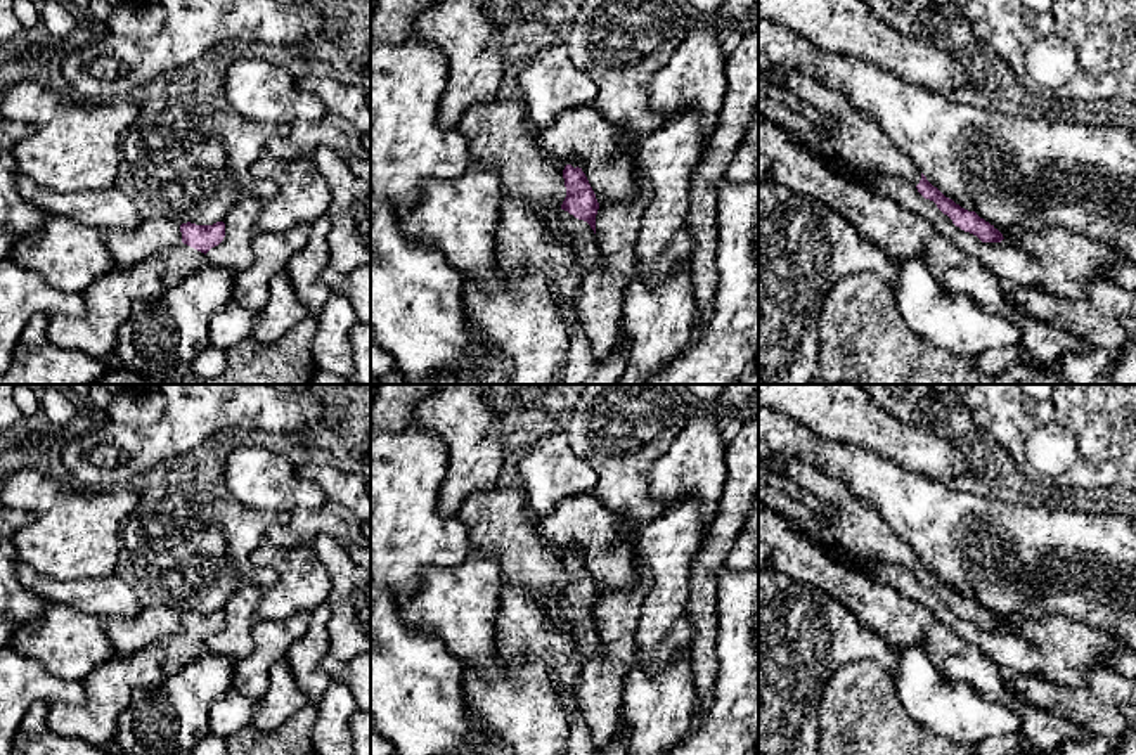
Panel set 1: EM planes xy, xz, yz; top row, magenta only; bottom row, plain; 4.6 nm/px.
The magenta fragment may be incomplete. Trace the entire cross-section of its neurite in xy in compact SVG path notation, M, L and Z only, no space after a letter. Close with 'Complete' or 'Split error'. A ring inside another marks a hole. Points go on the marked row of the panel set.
M182 223L182 242L161 253L165 261L165 289L180 284L185 277L206 265L206 253L218 246L225 237L225 223L213 225Z. Split error

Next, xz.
M573 161L563 170L566 197L552 218L551 230L571 246L578 265L592 272L601 263L601 251L596 239L596 215L599 203L582 171Z. Split error

